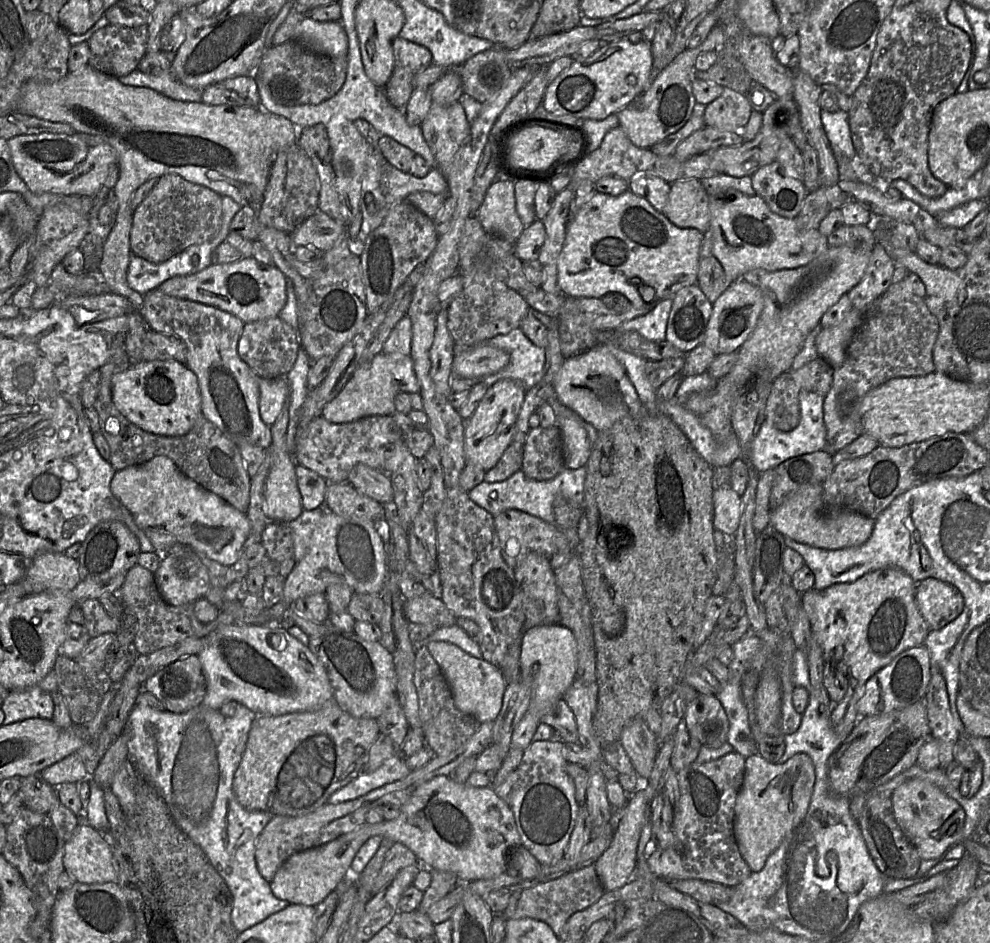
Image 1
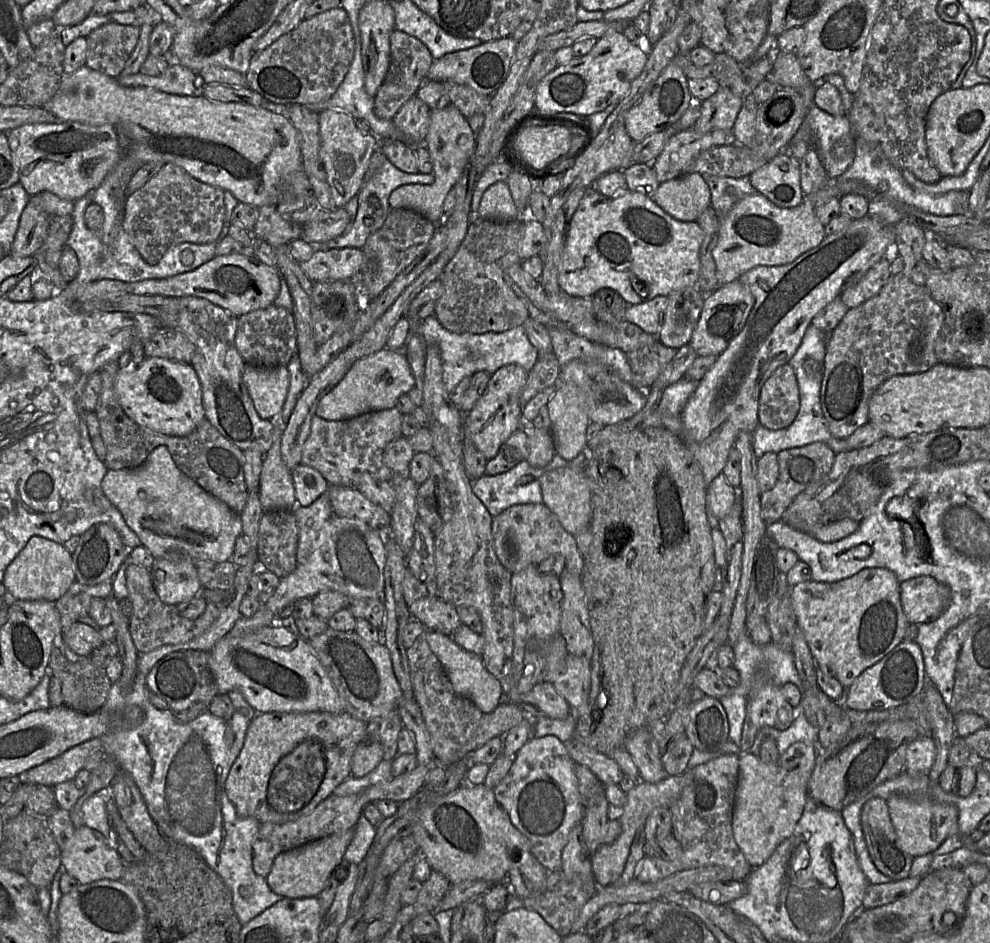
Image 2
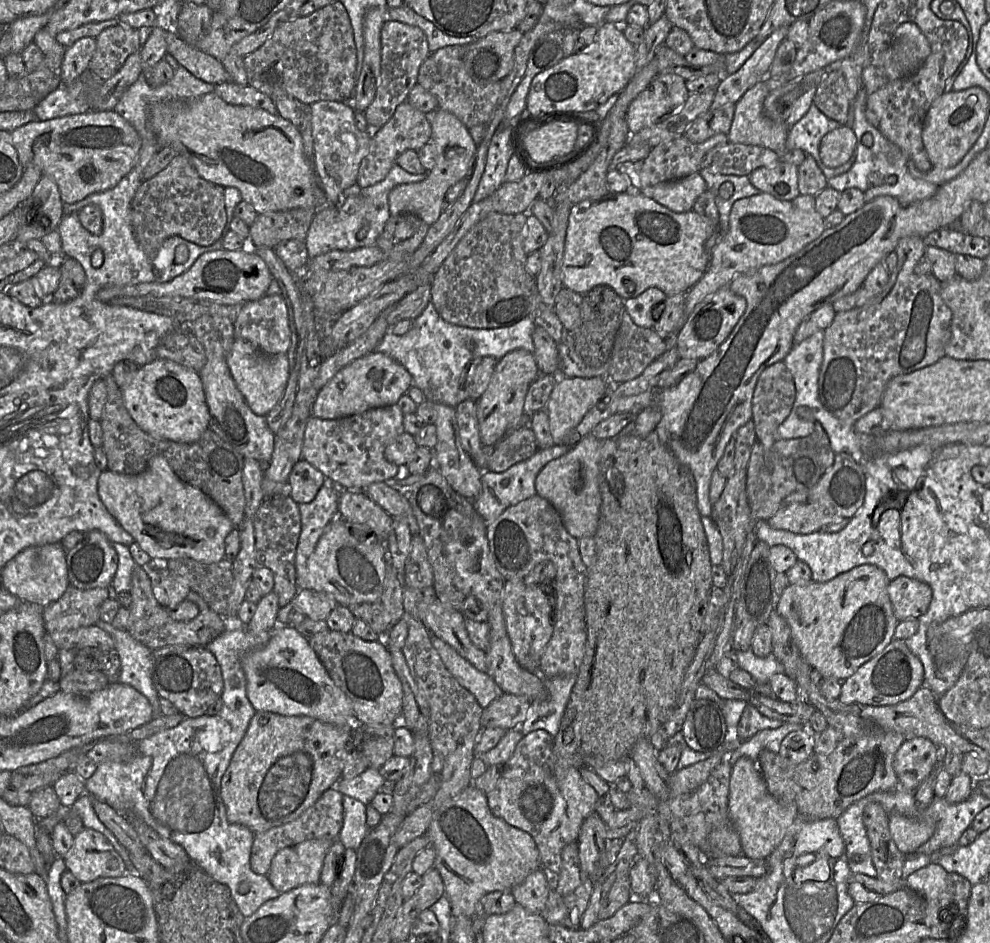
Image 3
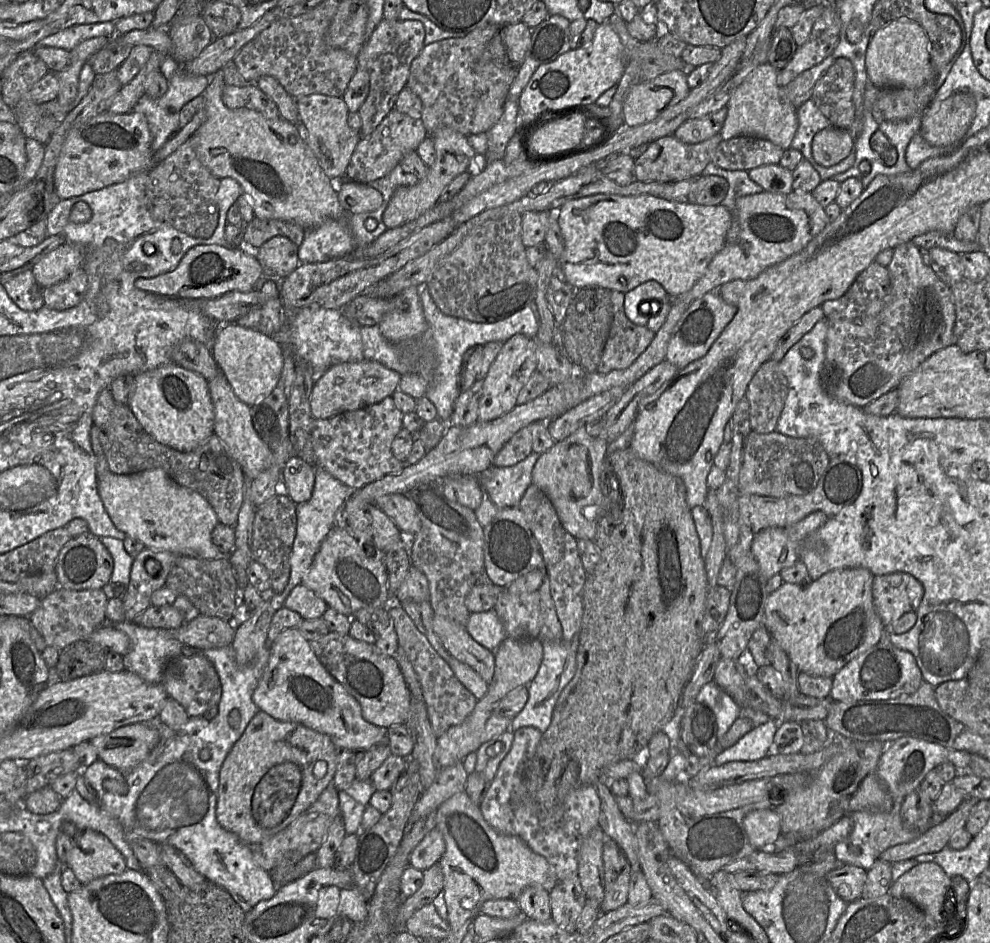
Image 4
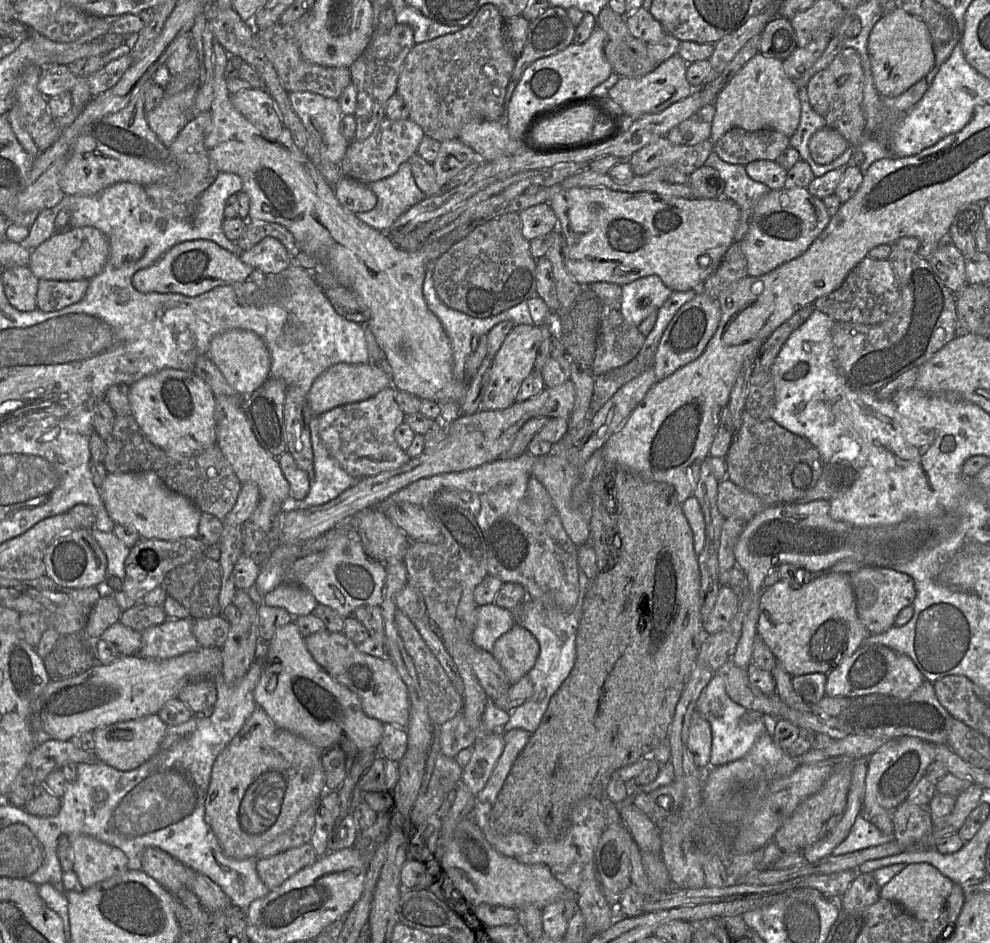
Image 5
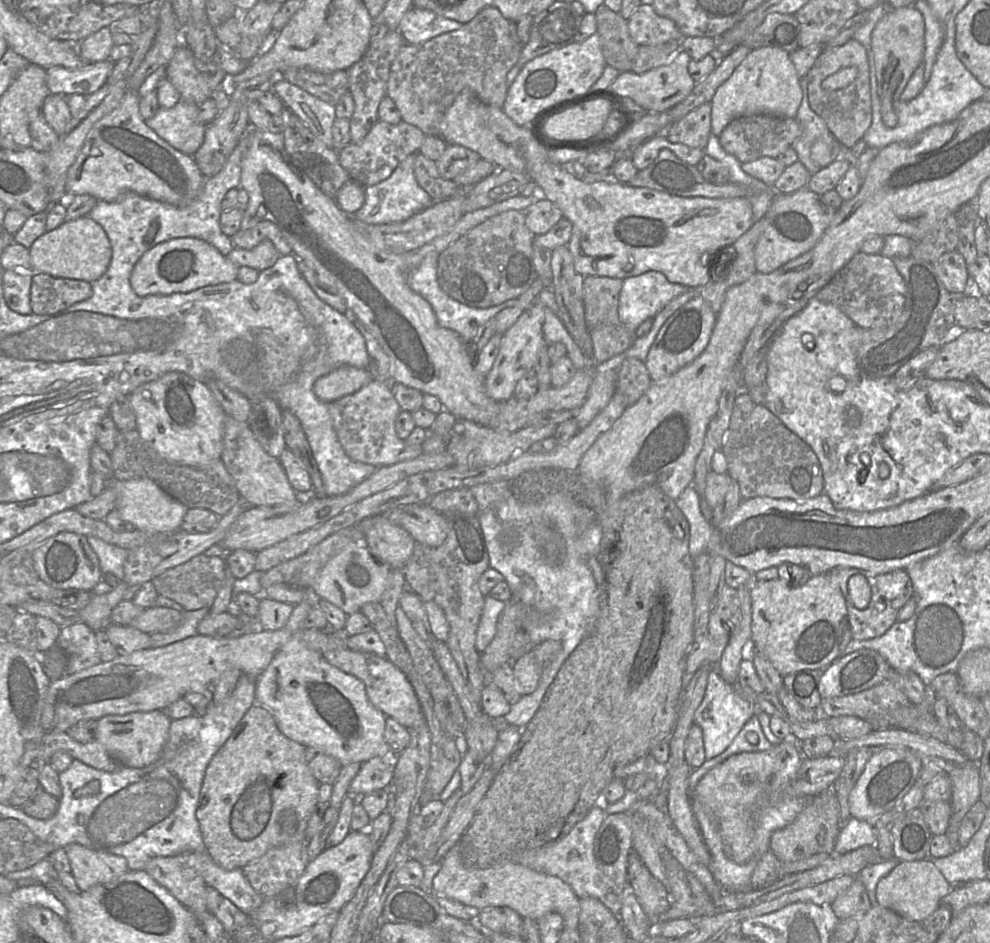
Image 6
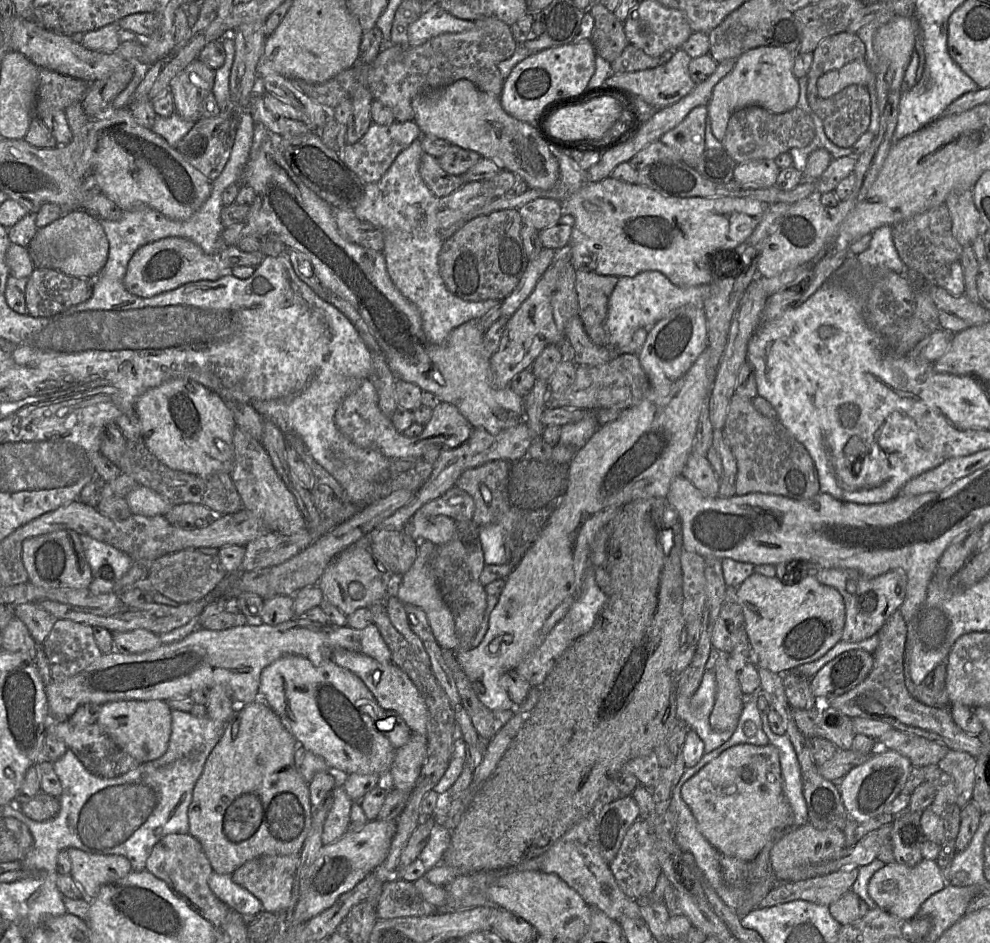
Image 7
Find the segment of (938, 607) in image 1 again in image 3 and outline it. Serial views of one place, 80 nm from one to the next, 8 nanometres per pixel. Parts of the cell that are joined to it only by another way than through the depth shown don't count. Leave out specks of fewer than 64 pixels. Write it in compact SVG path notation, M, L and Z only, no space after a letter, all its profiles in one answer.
M906 576L891 580L887 593L898 621L920 617L932 600L932 589L928 584Z

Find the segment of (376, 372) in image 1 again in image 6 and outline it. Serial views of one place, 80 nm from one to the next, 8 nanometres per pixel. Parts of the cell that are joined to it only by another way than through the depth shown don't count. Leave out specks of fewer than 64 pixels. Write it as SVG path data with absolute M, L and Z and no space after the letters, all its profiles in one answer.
M344 365L318 378L313 391L321 401L332 403L357 392L372 380L368 369Z

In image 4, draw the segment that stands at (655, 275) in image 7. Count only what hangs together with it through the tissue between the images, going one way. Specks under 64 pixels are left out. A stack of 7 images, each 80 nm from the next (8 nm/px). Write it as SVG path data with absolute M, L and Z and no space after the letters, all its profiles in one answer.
M649 280L624 294L624 311L632 323L646 326L652 311L661 307L668 298L668 293L660 283Z

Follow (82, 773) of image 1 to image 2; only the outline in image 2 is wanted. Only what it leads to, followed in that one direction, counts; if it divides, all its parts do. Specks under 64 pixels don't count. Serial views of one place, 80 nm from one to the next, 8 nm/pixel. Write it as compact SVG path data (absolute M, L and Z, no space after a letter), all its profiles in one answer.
M93 738L69 748L61 755L26 770L18 776L22 784L43 784L50 787L74 780L76 774L84 768L89 754L95 749L102 749L101 745L101 738Z

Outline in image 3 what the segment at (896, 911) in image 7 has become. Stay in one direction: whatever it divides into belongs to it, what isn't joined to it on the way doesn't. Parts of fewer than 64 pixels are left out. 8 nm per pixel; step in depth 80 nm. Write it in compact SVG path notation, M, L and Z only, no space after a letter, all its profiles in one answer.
M929 863L904 880L904 886L928 899L937 899L947 887L948 872L939 864Z

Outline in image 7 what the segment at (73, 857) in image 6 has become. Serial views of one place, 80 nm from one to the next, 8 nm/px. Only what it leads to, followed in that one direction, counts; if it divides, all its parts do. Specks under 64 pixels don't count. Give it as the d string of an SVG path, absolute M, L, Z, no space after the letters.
M76 848L66 849L71 861L71 877L78 884L84 898L92 899L104 885L126 877L131 871L131 864L121 855L92 854Z

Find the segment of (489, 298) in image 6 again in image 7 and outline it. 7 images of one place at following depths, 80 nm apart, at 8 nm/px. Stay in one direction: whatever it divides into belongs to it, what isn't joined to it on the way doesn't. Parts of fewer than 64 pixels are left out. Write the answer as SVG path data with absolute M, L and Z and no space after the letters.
M517 209L498 210L473 218L445 240L438 265L448 291L472 302L502 301L511 294L529 262L520 235L521 227L522 219Z

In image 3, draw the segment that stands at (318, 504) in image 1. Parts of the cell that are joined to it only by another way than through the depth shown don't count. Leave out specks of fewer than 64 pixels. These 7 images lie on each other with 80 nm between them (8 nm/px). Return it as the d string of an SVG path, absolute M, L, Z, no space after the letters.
M300 459L289 474L288 495L298 505L309 503L326 482L327 479L322 472L306 460Z

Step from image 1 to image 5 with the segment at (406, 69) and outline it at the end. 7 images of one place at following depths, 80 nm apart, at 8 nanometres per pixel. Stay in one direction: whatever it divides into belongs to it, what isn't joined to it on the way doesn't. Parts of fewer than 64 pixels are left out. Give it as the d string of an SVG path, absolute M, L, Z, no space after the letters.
M396 22L390 30L383 34L375 34L374 30L368 46L349 67L351 83L357 90L357 108L354 113L356 120L355 140L361 141L368 138L375 127L385 118L387 102L390 97L397 94L398 78L403 68L404 61L415 45L413 29L407 24L398 24Z

